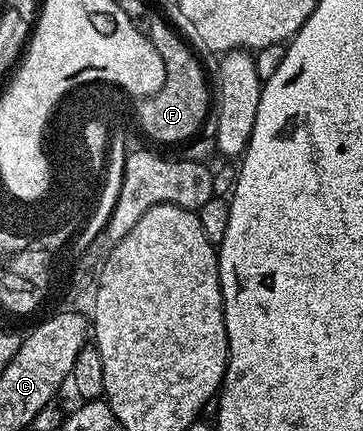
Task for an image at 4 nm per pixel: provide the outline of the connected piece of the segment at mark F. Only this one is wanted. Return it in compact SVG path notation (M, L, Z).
M154 16L148 38L154 44L158 56L162 56L166 76L162 80L160 92L139 99L140 107L136 110L136 118L140 121L141 128L156 142L187 143L201 133L204 118L210 111L208 78L204 75L204 66L196 59L197 51L167 17Z

